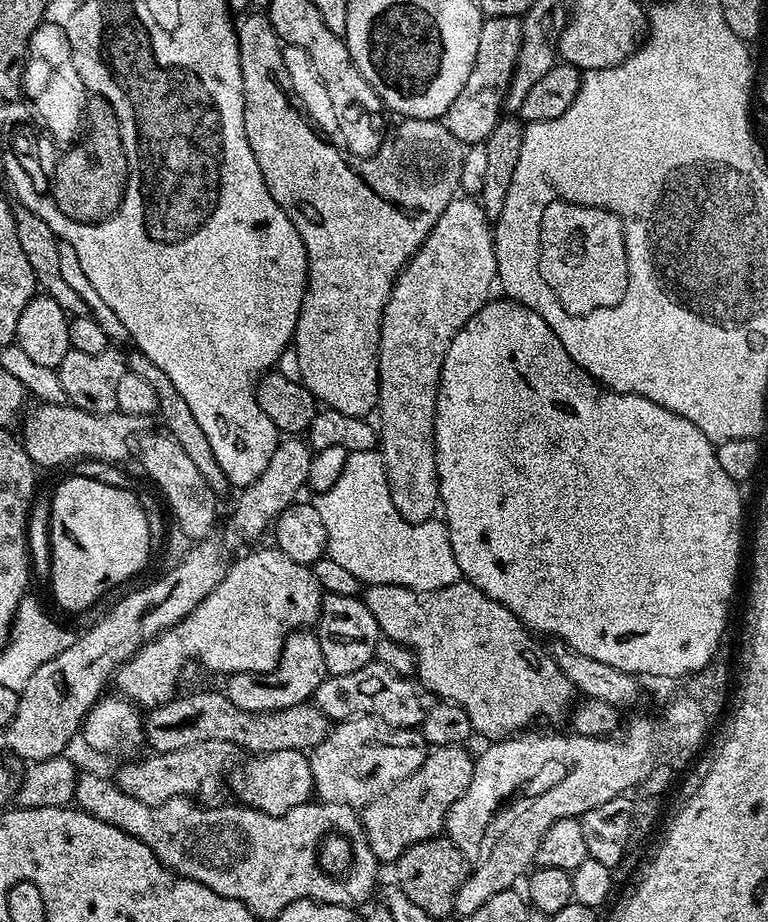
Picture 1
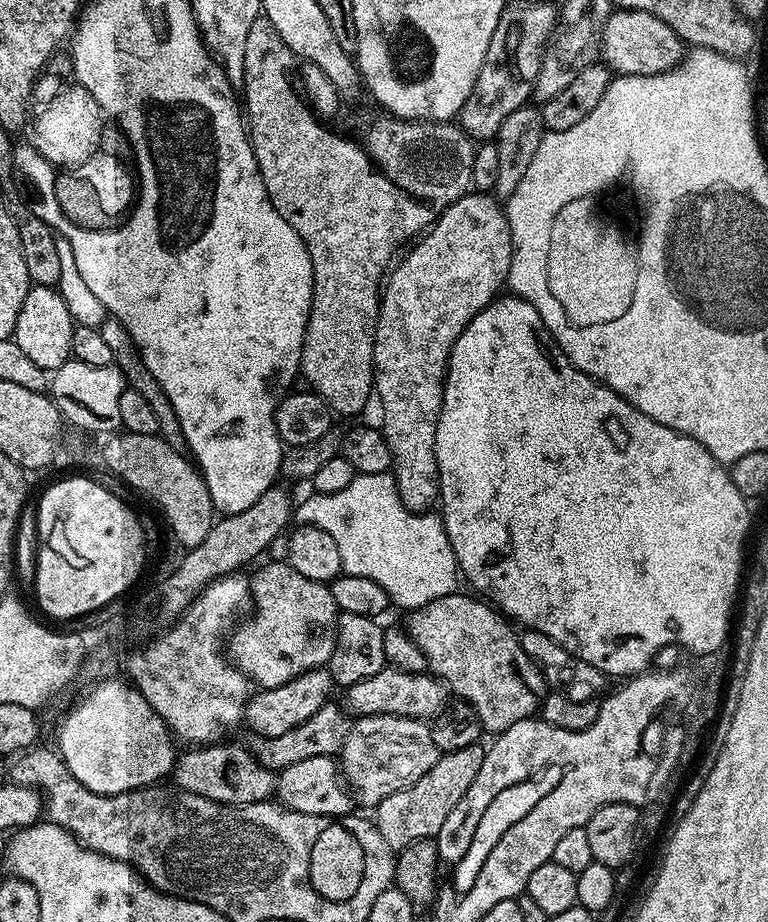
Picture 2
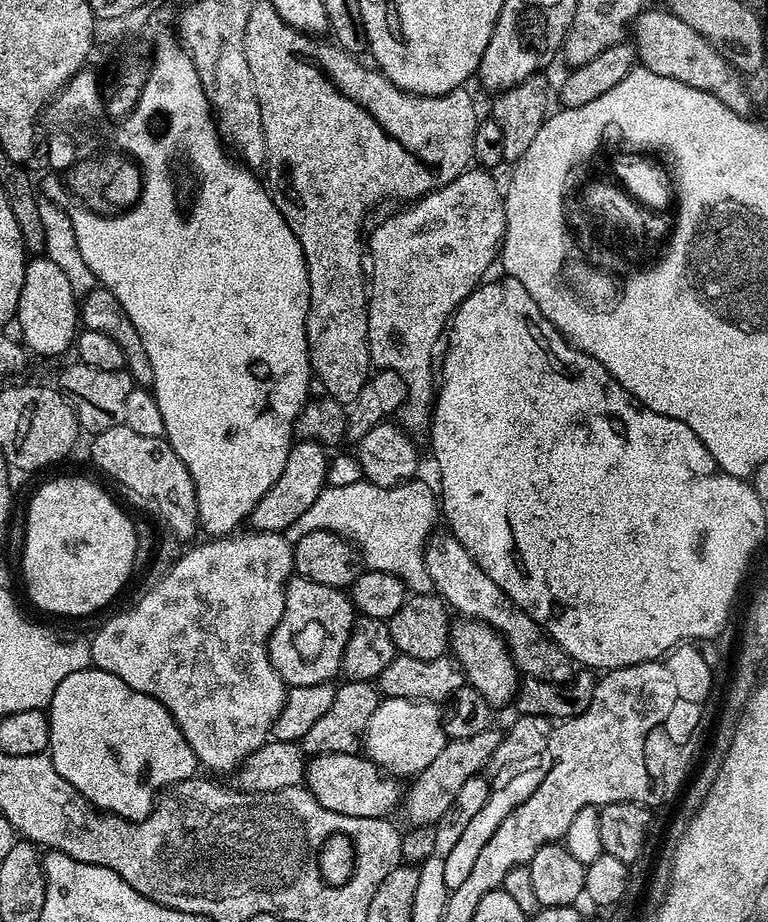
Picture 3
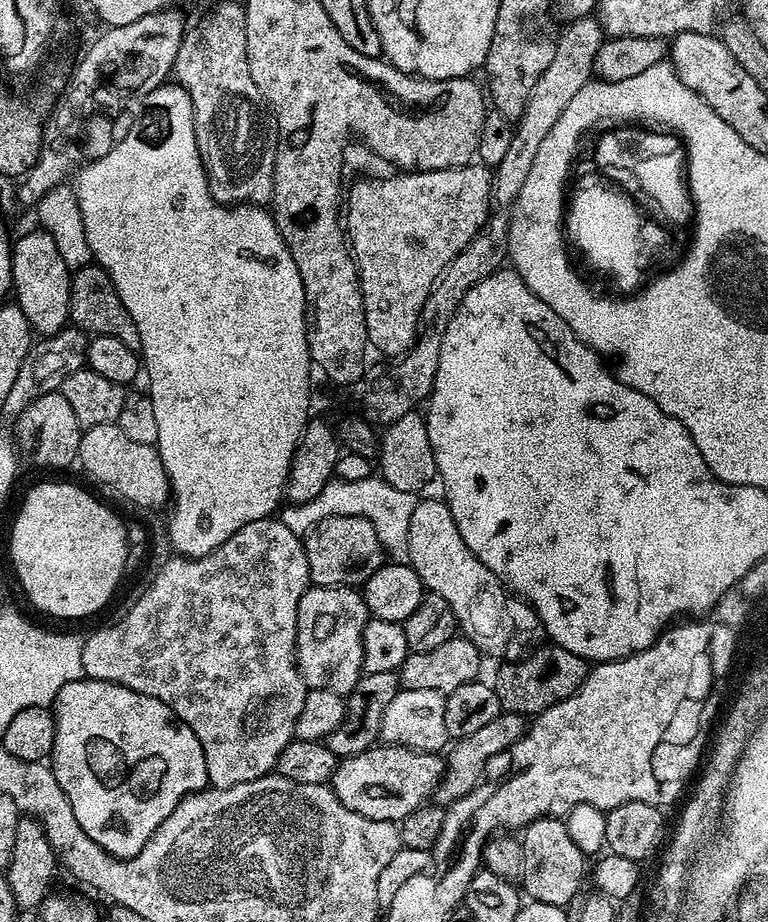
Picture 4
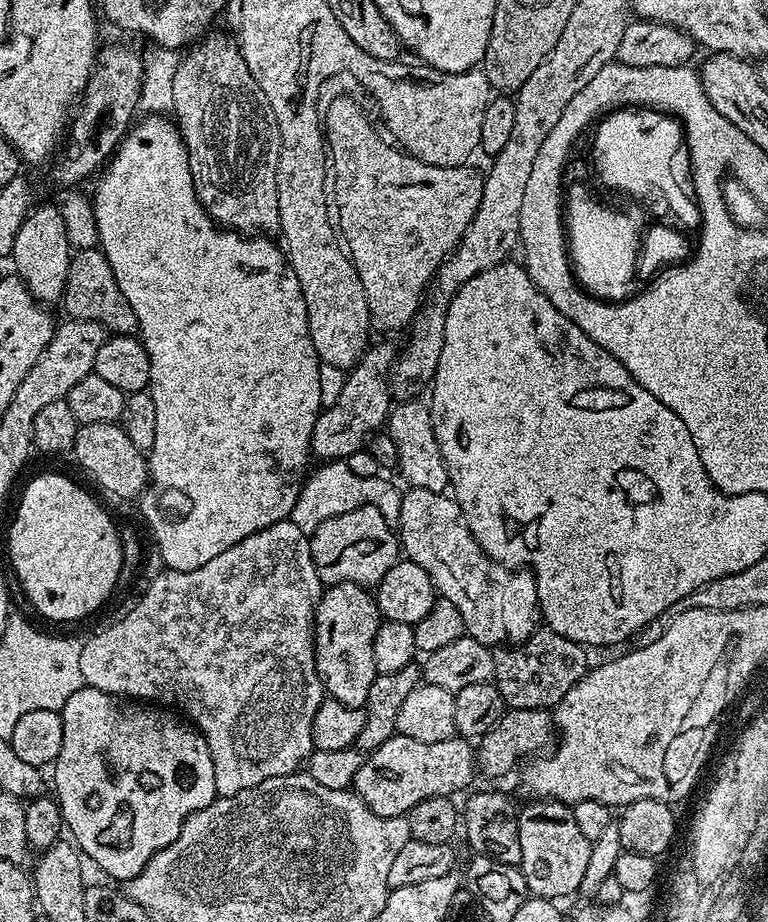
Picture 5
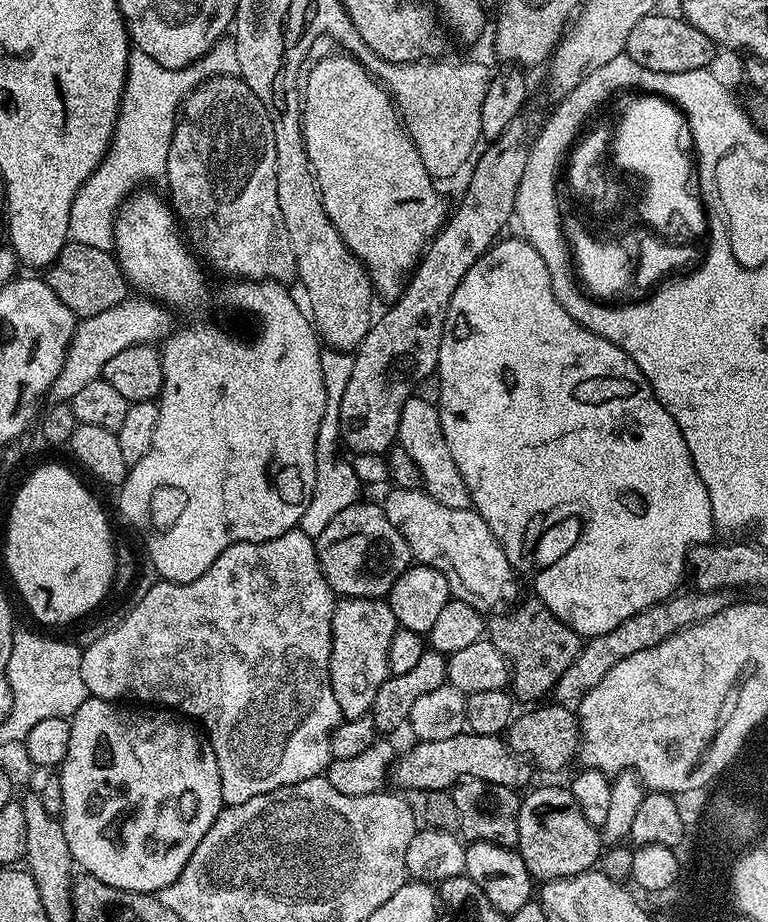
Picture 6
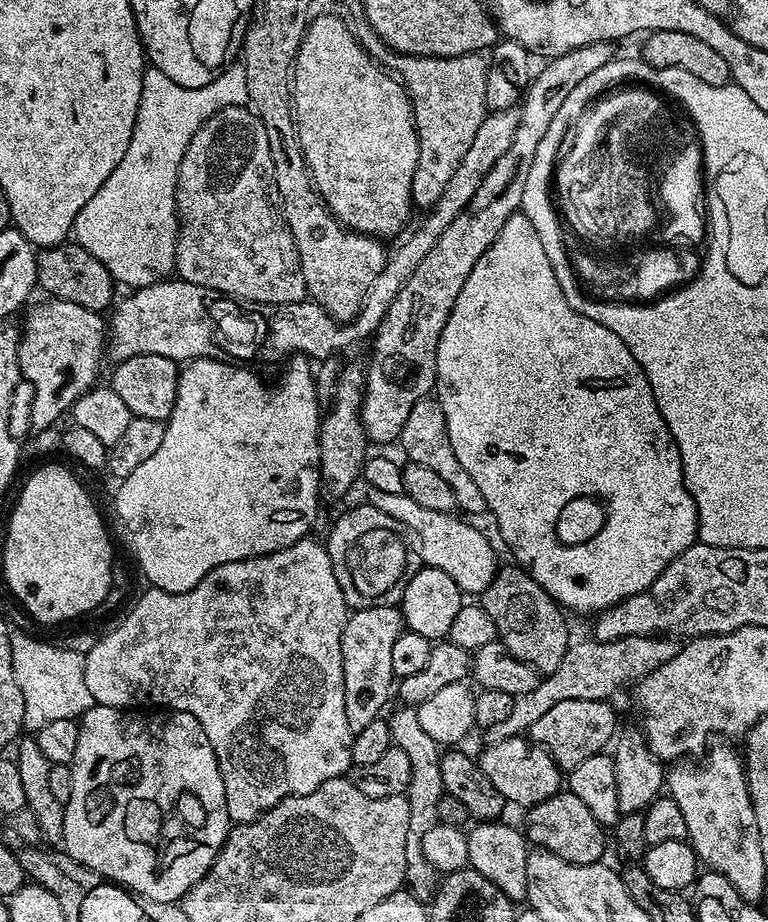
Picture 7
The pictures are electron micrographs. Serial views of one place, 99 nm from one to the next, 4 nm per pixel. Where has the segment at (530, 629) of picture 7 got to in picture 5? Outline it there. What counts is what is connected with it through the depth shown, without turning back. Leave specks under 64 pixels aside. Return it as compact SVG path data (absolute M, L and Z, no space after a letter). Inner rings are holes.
M541 626L525 644L504 646L495 653L494 683L508 708L552 710L589 672L587 654L585 645L575 644L570 638L562 638L553 628Z

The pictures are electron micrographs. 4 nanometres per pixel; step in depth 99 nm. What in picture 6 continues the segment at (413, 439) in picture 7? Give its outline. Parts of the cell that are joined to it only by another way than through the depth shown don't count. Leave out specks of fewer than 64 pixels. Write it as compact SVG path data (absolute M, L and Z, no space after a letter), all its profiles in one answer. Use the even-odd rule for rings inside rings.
M414 394L402 406L402 414L398 422L398 444L405 448L414 460L414 465L421 472L425 491L434 502L442 502L442 506L450 506L450 510L472 508L472 499L468 493L466 482L454 466L454 457L450 455L450 446L442 434L440 409L435 403L423 400L420 394Z

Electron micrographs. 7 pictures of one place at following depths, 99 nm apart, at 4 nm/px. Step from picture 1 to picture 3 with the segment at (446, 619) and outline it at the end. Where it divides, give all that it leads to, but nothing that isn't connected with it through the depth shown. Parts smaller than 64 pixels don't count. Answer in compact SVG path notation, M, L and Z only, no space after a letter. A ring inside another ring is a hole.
M460 618L457 621L450 628L450 656L459 664L465 681L478 690L488 704L511 705L518 687L518 669L504 640L489 624L483 624L480 620Z

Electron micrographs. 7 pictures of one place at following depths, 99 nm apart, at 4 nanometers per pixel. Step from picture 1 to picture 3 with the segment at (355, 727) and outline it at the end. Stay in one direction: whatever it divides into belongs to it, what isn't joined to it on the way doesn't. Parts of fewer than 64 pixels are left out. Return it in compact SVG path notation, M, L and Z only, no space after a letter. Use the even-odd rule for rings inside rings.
M381 699L364 731L363 755L379 766L381 773L415 778L444 749L446 737L440 721L441 711L441 705L431 700Z

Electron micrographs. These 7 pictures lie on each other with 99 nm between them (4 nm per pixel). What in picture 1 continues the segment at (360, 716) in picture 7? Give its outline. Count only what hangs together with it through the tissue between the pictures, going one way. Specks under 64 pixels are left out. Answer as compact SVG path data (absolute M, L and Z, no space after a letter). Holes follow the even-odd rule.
M275 546L248 552L241 560L231 561L222 582L186 618L182 618L172 628L143 644L128 661L116 670L114 688L123 699L144 710L159 708L177 695L176 683L191 660L197 660L208 672L251 672L253 674L272 674L277 671L284 643L294 632L315 625L320 618L322 589L316 581L311 567L286 558L282 550Z

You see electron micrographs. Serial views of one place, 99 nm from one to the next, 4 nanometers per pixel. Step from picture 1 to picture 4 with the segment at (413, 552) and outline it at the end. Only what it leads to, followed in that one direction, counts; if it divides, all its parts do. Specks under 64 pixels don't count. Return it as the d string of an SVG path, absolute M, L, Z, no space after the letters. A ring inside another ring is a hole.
M333 478L328 481L322 494L318 494L318 498L310 498L310 502L305 504L292 504L288 506L288 509L285 507L279 513L278 519L286 526L290 526L290 530L294 530L296 536L303 538L307 536L310 529L318 526L318 522L331 516L361 516L374 526L385 553L400 552L400 554L404 554L408 550L410 514L414 514L417 503L417 493L394 490L394 486L390 486L382 478L362 482L346 482Z

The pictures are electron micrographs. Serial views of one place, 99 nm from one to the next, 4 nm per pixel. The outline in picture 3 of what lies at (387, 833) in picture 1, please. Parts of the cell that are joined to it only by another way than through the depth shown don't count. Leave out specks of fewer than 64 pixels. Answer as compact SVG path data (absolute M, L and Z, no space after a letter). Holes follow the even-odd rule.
M489 726L482 734L474 734L474 738L458 738L457 740L448 740L444 745L442 754L426 766L411 781L412 784L402 796L402 808L408 815L408 824L412 826L434 826L442 818L446 810L450 809L450 804L458 795L458 790L462 789L472 776L481 775L484 763L488 764L495 754L499 745L501 733L495 732L495 727Z

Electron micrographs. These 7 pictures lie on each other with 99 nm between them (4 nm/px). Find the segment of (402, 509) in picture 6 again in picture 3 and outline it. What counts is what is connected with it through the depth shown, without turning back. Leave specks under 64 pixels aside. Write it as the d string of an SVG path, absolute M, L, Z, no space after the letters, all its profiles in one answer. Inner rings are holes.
M450 534L433 535L424 546L424 565L432 579L435 595L441 596L453 613L489 624L504 640L517 669L527 679L550 682L557 686L569 683L574 661L530 614L526 614L477 566L474 558Z

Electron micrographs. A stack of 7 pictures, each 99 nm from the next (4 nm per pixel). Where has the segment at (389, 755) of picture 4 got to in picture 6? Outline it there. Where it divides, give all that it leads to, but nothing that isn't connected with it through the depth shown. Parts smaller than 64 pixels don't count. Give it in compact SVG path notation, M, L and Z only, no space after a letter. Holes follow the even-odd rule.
M461 734L454 738L425 740L413 743L413 748L394 764L394 778L404 788L415 790L448 790L462 780L485 780L495 784L500 780L500 736Z

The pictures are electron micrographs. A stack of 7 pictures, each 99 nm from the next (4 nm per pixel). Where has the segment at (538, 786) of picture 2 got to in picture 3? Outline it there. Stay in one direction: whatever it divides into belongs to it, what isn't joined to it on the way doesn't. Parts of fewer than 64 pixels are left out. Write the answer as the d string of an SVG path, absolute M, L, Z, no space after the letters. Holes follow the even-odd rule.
M534 762L523 767L522 769L524 770L512 775L502 786L498 788L496 786L494 789L491 789L488 798L480 806L480 810L472 817L471 821L469 821L460 840L452 847L452 851L450 851L448 858L446 858L443 864L443 878L441 883L443 887L446 886L448 888L447 891L453 892L462 886L462 883L470 875L473 865L478 860L483 847L494 836L494 831L498 830L498 826L509 817L509 814L517 809L527 798L530 798L530 795L534 794L534 790L541 785L551 765L546 762L542 765L538 763L540 762Z

